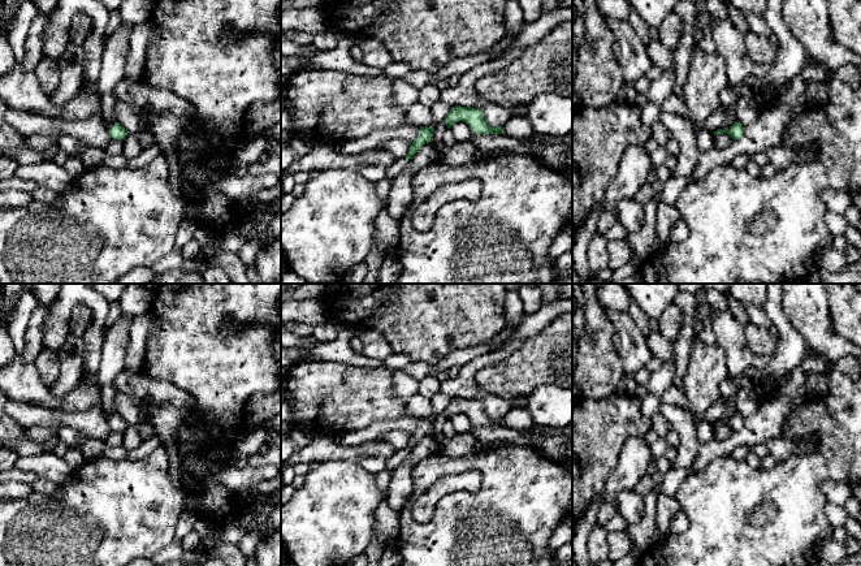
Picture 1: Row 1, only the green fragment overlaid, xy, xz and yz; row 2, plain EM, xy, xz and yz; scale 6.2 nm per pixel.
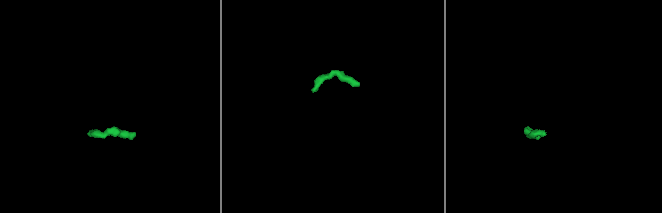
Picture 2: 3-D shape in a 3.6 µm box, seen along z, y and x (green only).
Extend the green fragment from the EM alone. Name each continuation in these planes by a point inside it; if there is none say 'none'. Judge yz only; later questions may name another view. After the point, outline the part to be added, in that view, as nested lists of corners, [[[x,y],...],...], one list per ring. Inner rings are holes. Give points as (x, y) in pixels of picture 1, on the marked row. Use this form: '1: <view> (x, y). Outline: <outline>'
none

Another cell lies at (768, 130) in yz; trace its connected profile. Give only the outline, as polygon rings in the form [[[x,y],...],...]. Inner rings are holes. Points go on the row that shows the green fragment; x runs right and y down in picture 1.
[[[806,57],[801,74],[782,88],[775,105],[763,111],[757,120],[744,128],[744,135],[723,150],[713,148],[701,152],[689,174],[689,183],[701,181],[718,165],[731,164],[743,154],[766,152],[770,147],[782,144],[788,124],[808,105],[806,88],[810,82],[822,82],[834,75],[821,62]]]

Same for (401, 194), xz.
[[[404,169],[390,182],[390,190],[386,202],[386,212],[397,220],[403,219],[407,208],[412,203],[414,176],[415,176],[414,170]]]

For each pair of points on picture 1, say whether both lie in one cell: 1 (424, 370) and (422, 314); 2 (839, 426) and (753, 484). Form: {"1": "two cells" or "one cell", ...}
{"1": "two cells", "2": "one cell"}

